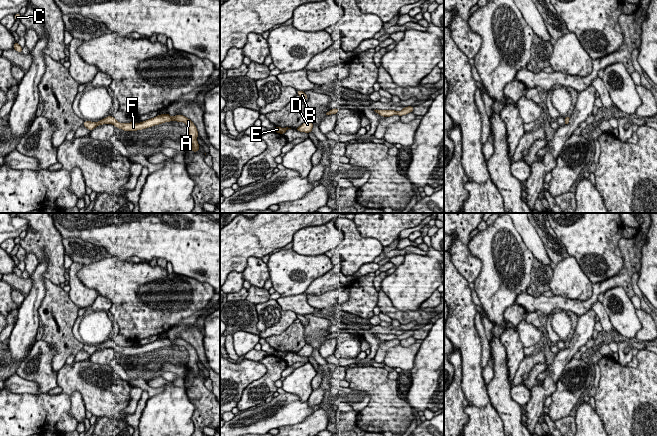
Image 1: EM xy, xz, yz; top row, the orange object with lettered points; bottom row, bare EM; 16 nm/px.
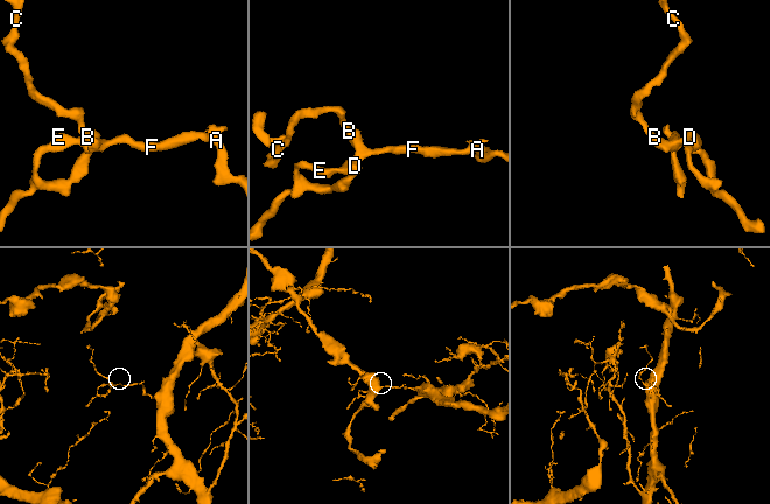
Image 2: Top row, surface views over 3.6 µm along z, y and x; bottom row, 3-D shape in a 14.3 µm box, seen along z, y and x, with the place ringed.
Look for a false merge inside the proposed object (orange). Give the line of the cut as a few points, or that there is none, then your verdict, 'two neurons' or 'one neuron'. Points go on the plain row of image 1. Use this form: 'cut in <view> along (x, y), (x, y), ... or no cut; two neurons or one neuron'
no cut; one neuron

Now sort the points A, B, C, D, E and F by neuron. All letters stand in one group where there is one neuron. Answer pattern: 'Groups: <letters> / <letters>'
Groups: A B C D E F

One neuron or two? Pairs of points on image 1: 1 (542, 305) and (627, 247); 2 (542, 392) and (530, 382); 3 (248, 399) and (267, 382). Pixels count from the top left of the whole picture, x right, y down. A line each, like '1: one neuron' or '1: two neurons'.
1: one neuron
2: two neurons
3: one neuron

